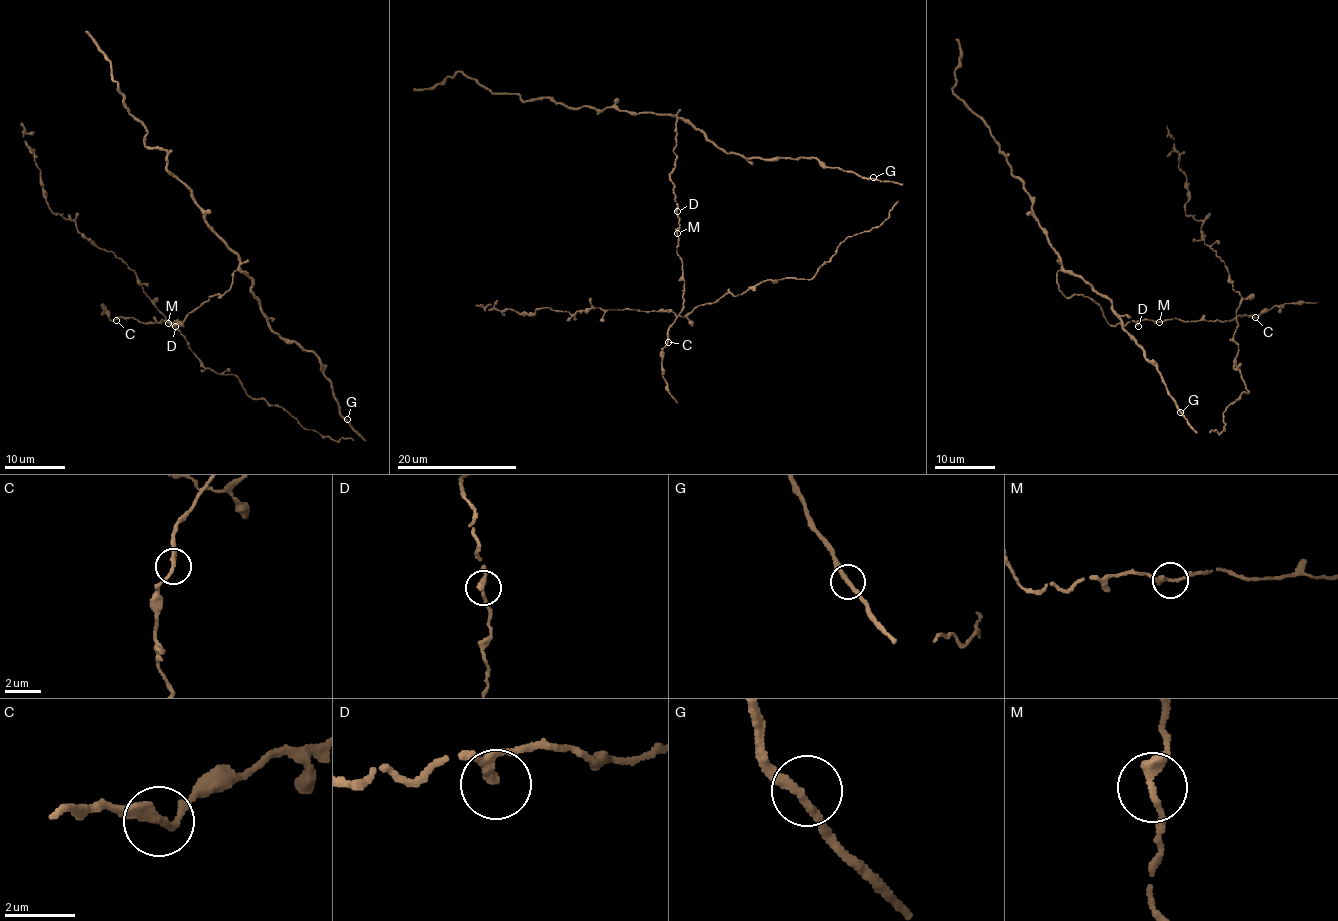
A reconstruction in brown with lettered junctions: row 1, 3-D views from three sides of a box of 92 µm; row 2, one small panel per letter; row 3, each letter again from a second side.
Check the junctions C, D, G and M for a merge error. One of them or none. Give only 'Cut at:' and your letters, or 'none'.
Cut at: none

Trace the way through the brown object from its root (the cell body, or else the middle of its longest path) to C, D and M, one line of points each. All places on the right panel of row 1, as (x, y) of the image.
C: (1181, 412), (1112, 302), (1080, 277), (1058, 271), (1066, 297), (1088, 296), (1113, 326), (1254, 317)
D: (1181, 412), (1112, 302), (1080, 277), (1058, 271), (1066, 297), (1088, 296), (1109, 324), (1138, 326)
M: (1181, 412), (1112, 302), (1080, 277), (1058, 271), (1066, 297), (1088, 296), (1109, 324), (1159, 322)

